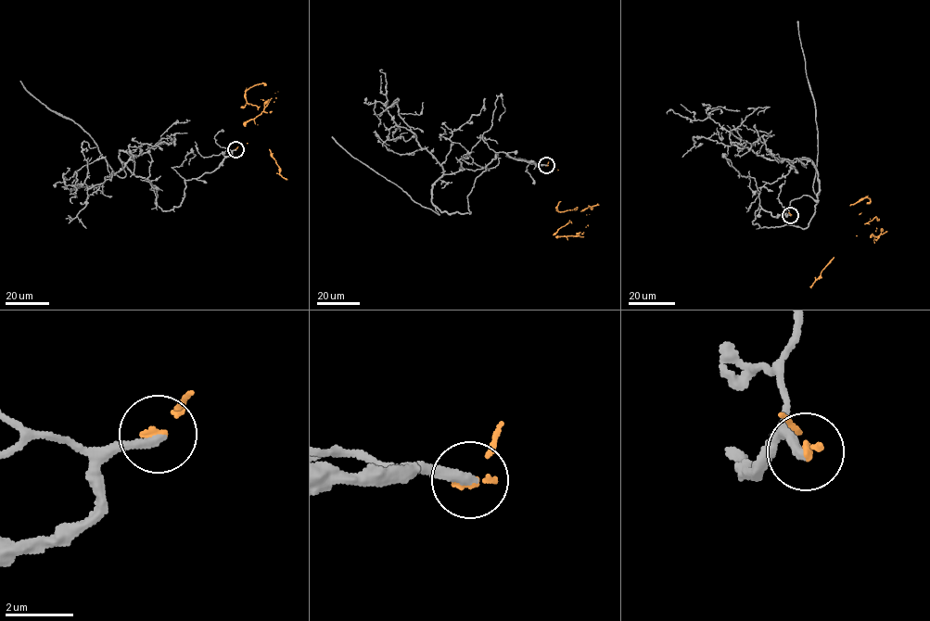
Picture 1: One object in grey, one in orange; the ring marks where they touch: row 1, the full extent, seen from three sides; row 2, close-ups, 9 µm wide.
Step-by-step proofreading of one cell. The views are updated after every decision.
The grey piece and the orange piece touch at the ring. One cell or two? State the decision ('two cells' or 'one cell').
one cell

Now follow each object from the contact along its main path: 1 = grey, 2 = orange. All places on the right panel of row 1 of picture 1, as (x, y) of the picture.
1: (790, 214), (759, 203), (752, 223), (808, 226), (819, 191), (810, 159), (769, 159), (708, 118), (667, 114)
2: (790, 214), (834, 257), (866, 222), (860, 213), (870, 201), (869, 197), (850, 206)

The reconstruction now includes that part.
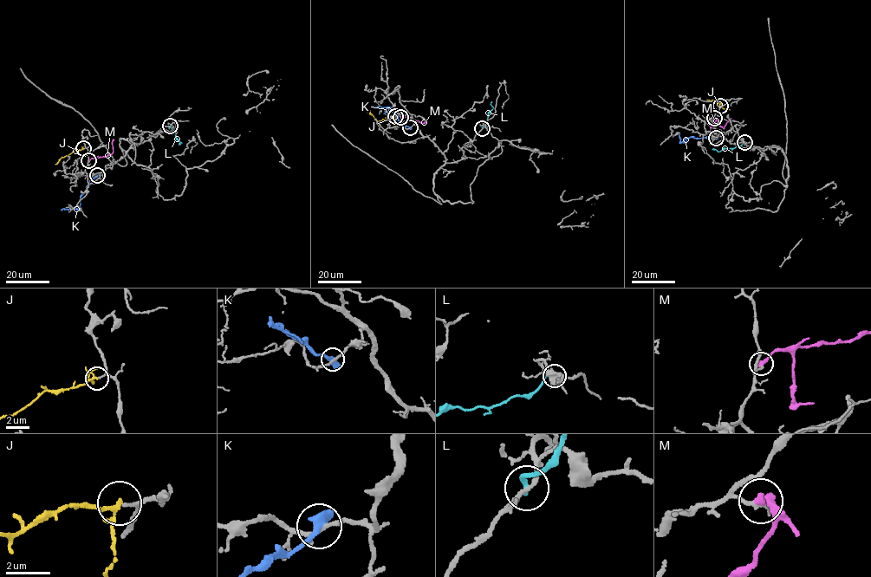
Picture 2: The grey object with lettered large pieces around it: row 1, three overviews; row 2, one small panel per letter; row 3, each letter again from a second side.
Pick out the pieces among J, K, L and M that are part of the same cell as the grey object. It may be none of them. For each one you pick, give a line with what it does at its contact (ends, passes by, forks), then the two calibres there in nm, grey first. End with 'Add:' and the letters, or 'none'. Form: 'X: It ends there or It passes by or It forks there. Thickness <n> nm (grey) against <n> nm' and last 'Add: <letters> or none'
J: It forks there. Thickness 120 nm (grey) against 120 nm
Add: J

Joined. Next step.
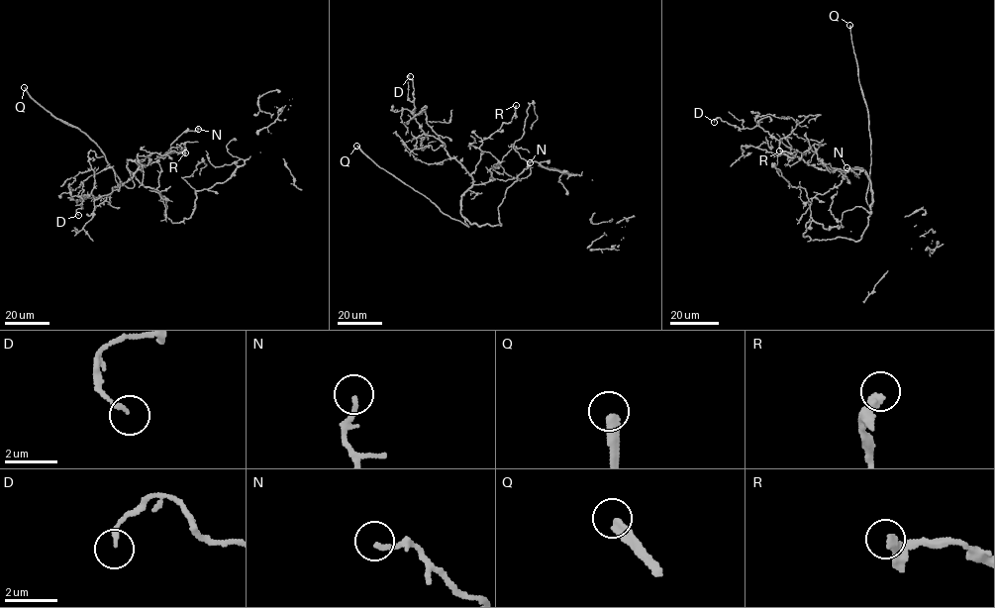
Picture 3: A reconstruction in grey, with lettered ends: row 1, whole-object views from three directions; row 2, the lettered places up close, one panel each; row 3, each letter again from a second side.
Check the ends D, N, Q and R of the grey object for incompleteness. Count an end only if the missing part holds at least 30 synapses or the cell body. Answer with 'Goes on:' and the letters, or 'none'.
Goes on: Q

